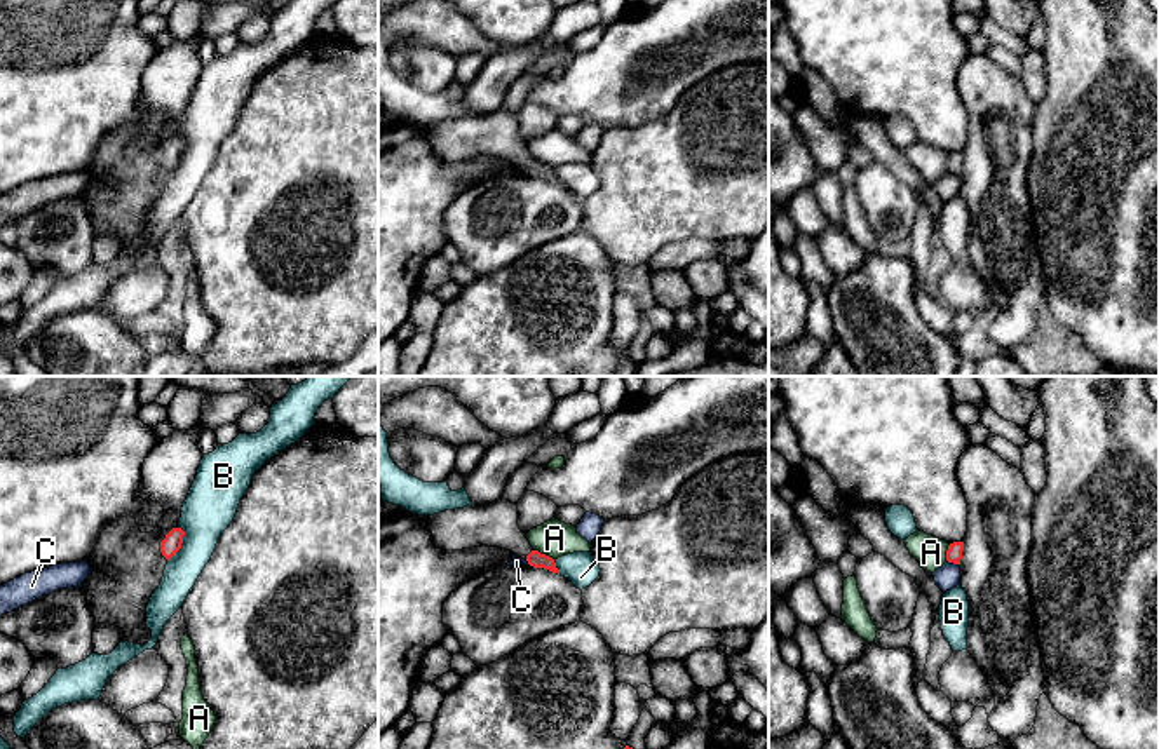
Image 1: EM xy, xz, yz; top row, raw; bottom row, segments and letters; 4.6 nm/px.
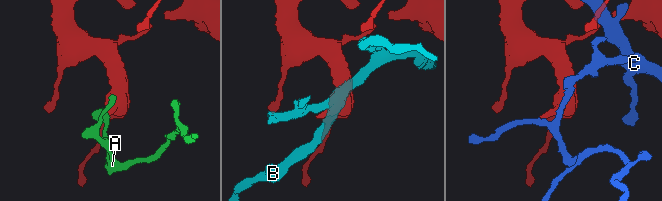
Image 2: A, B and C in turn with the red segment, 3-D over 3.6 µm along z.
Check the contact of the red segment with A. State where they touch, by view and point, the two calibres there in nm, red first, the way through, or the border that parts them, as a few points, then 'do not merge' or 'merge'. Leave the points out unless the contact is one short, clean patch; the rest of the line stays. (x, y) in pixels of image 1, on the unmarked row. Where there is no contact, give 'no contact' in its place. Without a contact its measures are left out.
xz (544, 164) | 70/170 nm | along xz (534, 159), (553, 169) | do not merge

